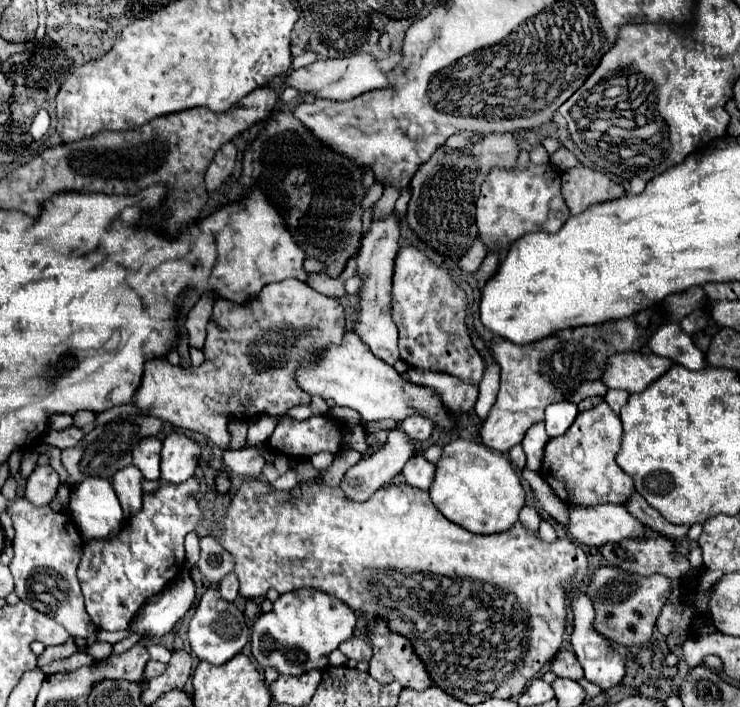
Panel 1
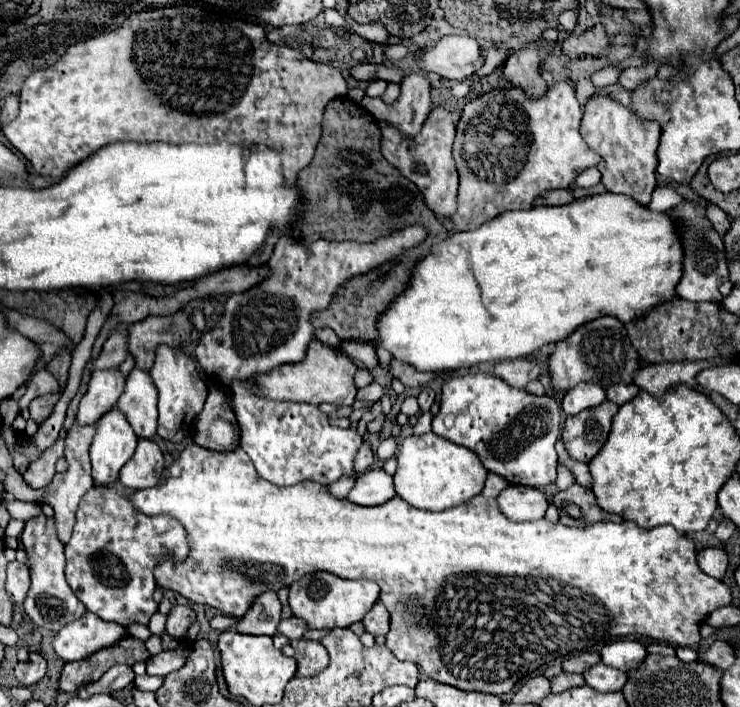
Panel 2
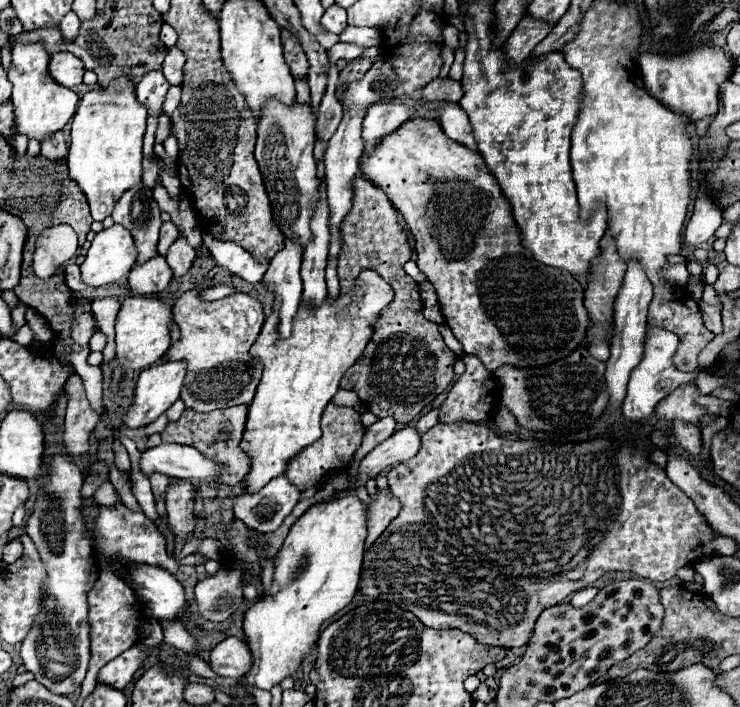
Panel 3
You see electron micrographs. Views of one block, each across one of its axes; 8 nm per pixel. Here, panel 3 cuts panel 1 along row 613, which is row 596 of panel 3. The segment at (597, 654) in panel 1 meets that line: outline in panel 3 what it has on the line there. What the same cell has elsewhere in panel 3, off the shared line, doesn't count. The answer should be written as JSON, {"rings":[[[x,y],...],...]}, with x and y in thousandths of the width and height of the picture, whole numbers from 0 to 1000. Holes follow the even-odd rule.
{"rings":[[[789,832],[789,835],[784,835],[784,837],[778,837],[776,843],[773,843],[773,849],[770,849],[770,854],[776,857],[776,860],[786,860],[789,854],[795,854],[803,843],[805,843],[805,832]]]}

